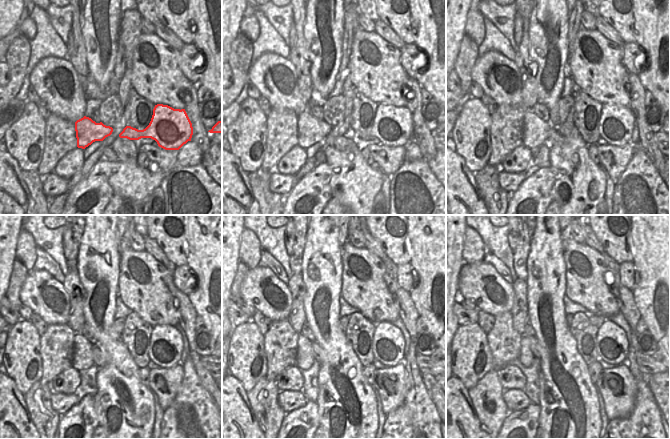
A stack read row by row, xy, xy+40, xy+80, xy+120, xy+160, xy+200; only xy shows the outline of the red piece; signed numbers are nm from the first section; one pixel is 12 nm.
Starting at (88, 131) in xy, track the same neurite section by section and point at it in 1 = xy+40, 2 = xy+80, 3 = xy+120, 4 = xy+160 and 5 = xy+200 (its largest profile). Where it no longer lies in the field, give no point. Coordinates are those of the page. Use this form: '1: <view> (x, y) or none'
1: xy+40 (311, 130)
2: xy+80 (535, 131)
3: xy+120 (82, 357)
4: xy+160 (304, 360)
5: xy+200 (526, 357)

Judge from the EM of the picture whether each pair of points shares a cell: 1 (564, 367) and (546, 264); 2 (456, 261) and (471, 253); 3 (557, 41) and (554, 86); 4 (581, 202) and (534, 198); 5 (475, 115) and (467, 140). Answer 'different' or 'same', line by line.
1: same
2: different
3: same
4: different
5: same

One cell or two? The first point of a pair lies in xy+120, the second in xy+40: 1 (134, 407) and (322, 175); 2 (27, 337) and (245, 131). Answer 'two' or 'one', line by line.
1: two
2: one

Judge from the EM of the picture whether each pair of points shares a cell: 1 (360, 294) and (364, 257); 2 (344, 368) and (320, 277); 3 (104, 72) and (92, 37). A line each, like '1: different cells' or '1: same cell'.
1: same cell
2: same cell
3: same cell

